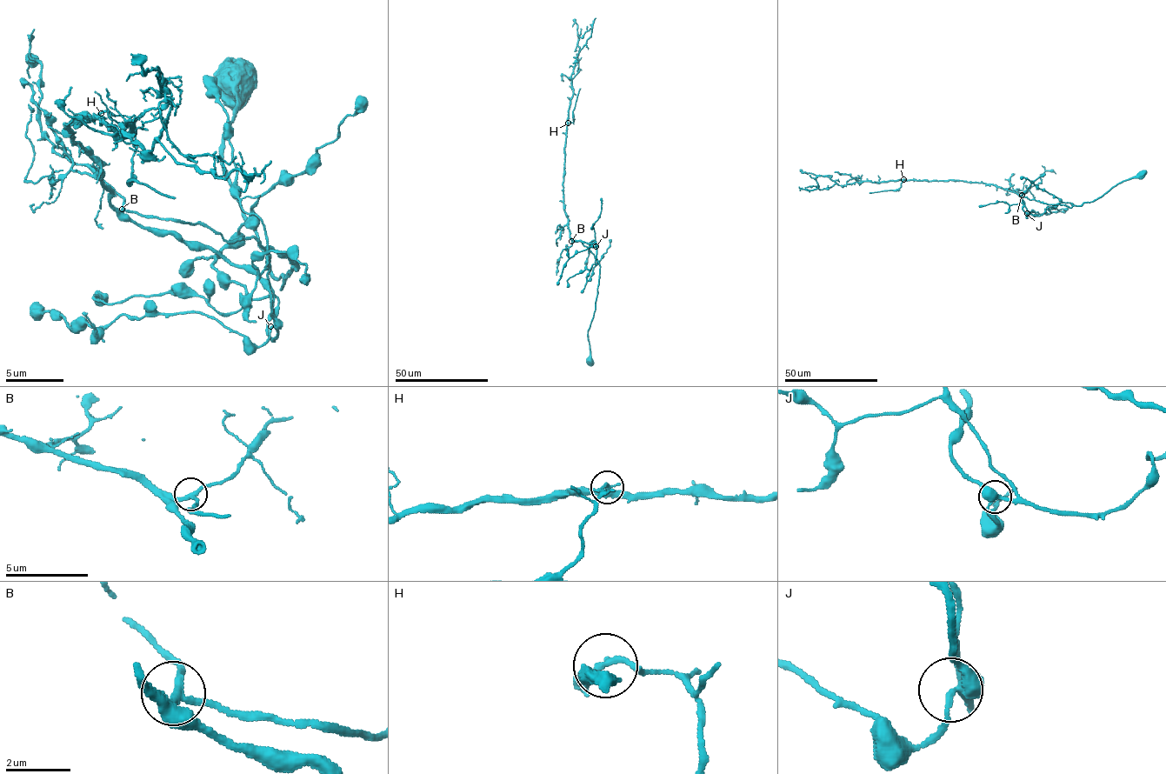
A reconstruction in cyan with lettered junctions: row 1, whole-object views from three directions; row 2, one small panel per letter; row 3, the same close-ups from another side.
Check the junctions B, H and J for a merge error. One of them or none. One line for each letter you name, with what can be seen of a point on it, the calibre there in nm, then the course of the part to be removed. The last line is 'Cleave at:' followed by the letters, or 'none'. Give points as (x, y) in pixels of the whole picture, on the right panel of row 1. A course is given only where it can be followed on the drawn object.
Cleave at: none

